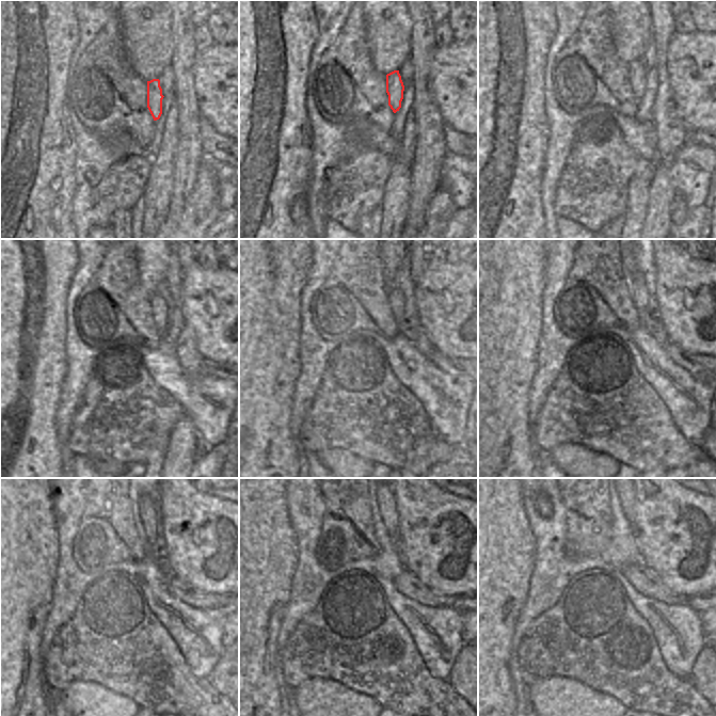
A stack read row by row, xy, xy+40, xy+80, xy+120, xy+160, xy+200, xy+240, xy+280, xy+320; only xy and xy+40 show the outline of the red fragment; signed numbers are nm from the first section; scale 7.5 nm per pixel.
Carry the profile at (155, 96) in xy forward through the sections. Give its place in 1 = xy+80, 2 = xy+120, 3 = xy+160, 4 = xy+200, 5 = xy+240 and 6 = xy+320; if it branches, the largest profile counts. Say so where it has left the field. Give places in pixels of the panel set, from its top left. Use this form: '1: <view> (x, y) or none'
1: xy+80 (637, 74)
2: xy+120 (159, 309)
3: xy+160 (397, 305)
4: xy+200 (634, 296)
5: xy+240 (146, 504)
6: xy+320 (626, 499)

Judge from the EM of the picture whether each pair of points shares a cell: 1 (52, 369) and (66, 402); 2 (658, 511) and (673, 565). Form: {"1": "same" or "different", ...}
{"1": "different", "2": "same"}

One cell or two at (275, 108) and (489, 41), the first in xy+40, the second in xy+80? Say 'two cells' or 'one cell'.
one cell

